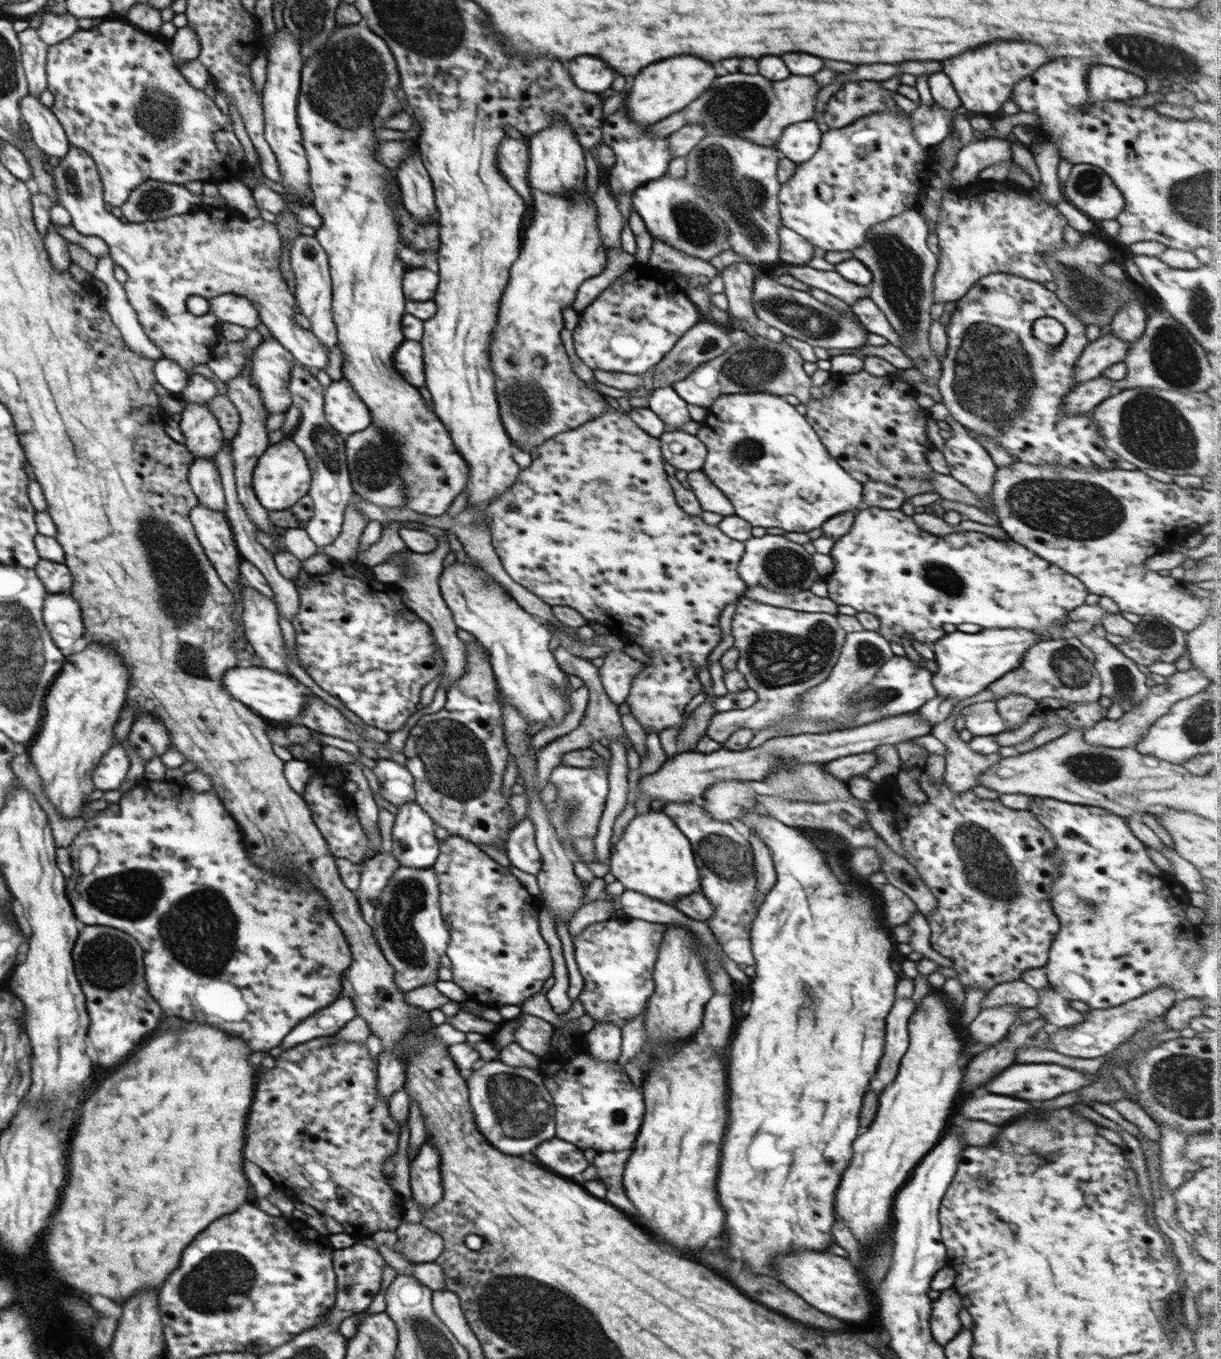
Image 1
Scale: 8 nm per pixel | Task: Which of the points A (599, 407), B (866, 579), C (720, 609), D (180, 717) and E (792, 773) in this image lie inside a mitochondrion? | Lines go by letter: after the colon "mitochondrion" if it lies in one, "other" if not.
A: other
B: other
C: other
D: other
E: mitochondrion

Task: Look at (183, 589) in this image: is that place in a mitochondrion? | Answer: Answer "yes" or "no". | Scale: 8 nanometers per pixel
yes

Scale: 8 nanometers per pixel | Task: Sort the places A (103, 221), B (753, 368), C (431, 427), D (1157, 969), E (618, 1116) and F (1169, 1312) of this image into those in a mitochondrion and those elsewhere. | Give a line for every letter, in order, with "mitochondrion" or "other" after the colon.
A: other
B: mitochondrion
C: other
D: other
E: mitochondrion
F: mitochondrion

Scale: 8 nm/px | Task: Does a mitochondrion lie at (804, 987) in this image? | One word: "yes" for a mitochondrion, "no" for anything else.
yes

